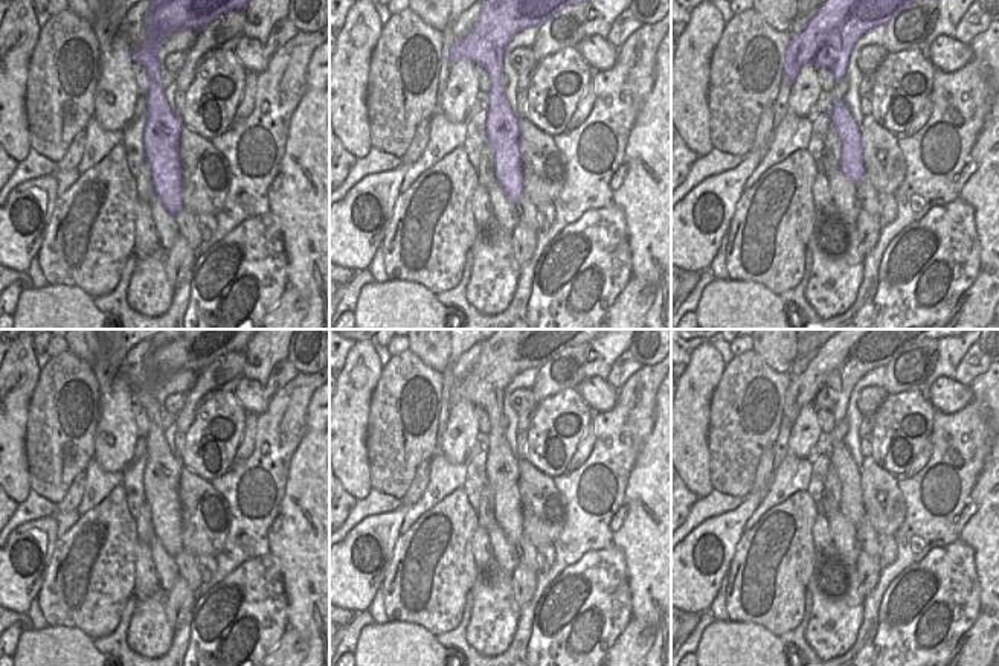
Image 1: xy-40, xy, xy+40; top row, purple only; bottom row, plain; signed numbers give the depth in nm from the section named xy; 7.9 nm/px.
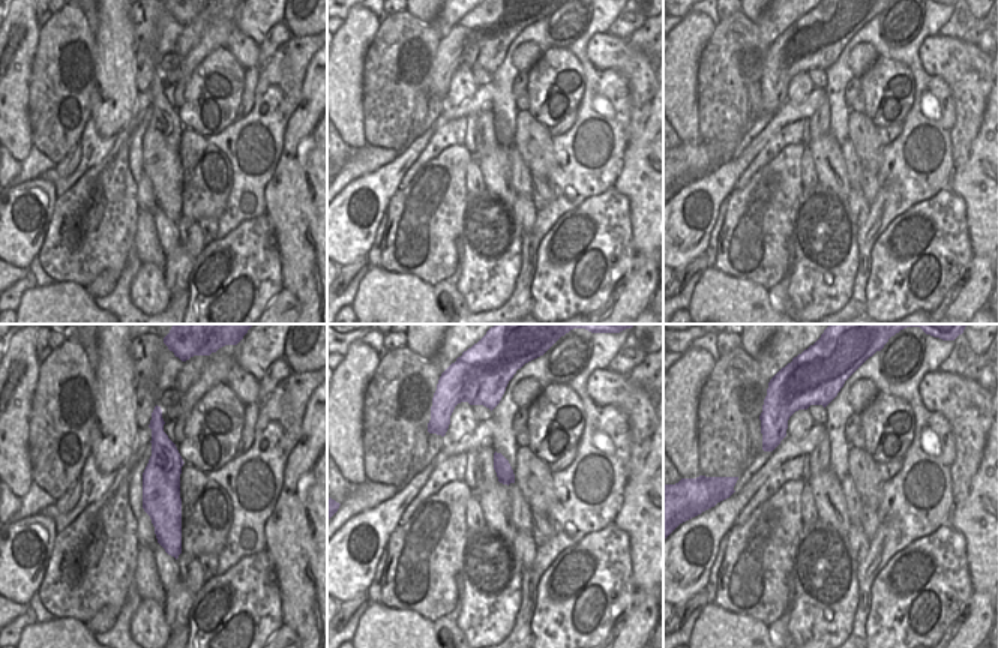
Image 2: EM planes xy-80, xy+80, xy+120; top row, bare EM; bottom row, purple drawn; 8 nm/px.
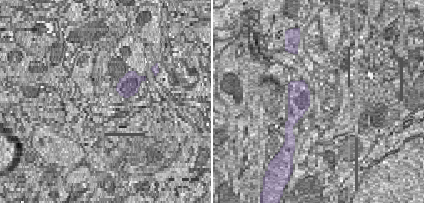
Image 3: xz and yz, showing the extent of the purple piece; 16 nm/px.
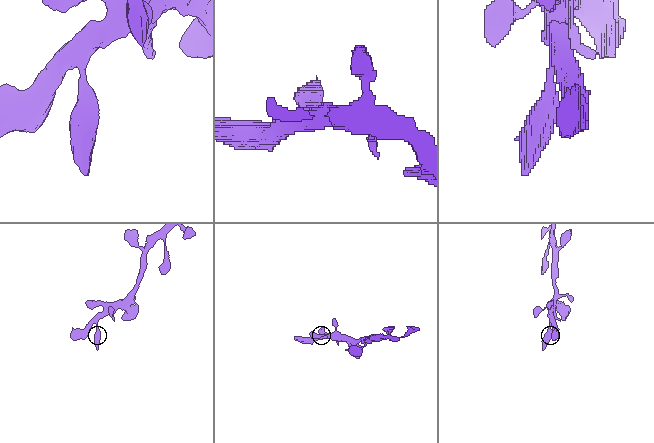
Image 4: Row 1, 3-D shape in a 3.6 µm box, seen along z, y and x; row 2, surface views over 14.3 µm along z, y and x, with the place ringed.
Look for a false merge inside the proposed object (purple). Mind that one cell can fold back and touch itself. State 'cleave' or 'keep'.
keep

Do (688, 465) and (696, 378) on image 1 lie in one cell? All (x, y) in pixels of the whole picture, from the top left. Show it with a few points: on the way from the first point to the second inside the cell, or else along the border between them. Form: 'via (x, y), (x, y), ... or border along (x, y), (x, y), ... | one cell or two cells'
via (690, 444), (690, 410), (693, 400) | one cell

